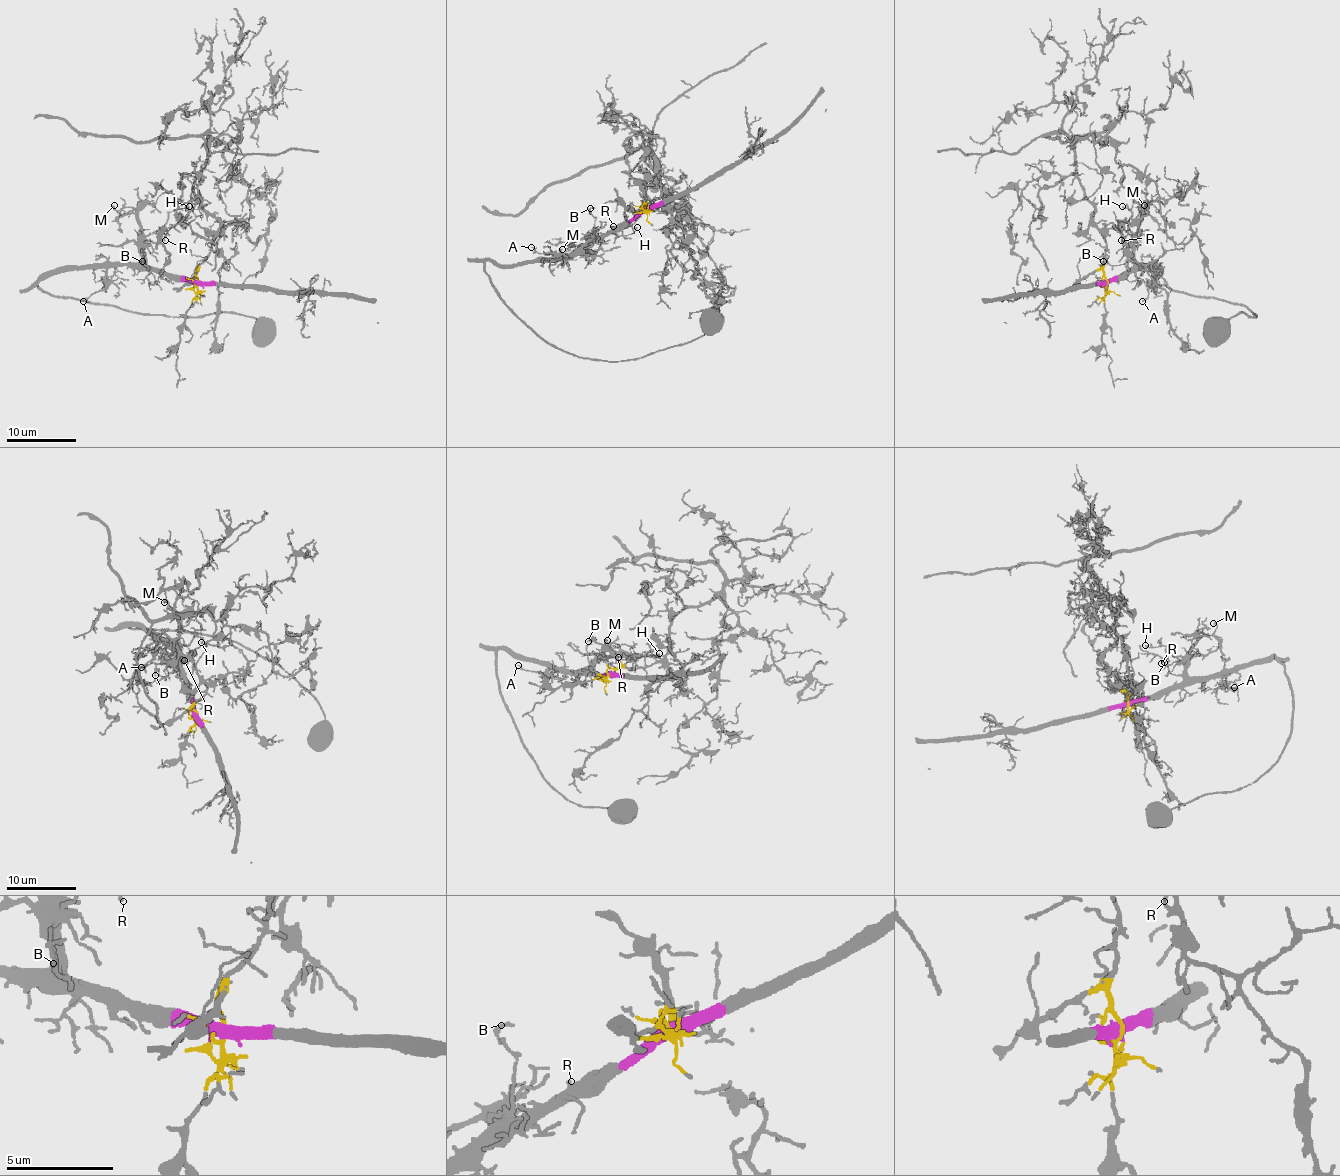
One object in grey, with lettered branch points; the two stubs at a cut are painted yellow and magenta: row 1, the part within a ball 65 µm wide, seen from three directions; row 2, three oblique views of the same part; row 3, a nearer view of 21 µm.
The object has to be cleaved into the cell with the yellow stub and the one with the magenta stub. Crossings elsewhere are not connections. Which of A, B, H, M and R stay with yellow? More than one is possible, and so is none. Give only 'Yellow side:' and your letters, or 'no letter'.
Yellow side: no letter

